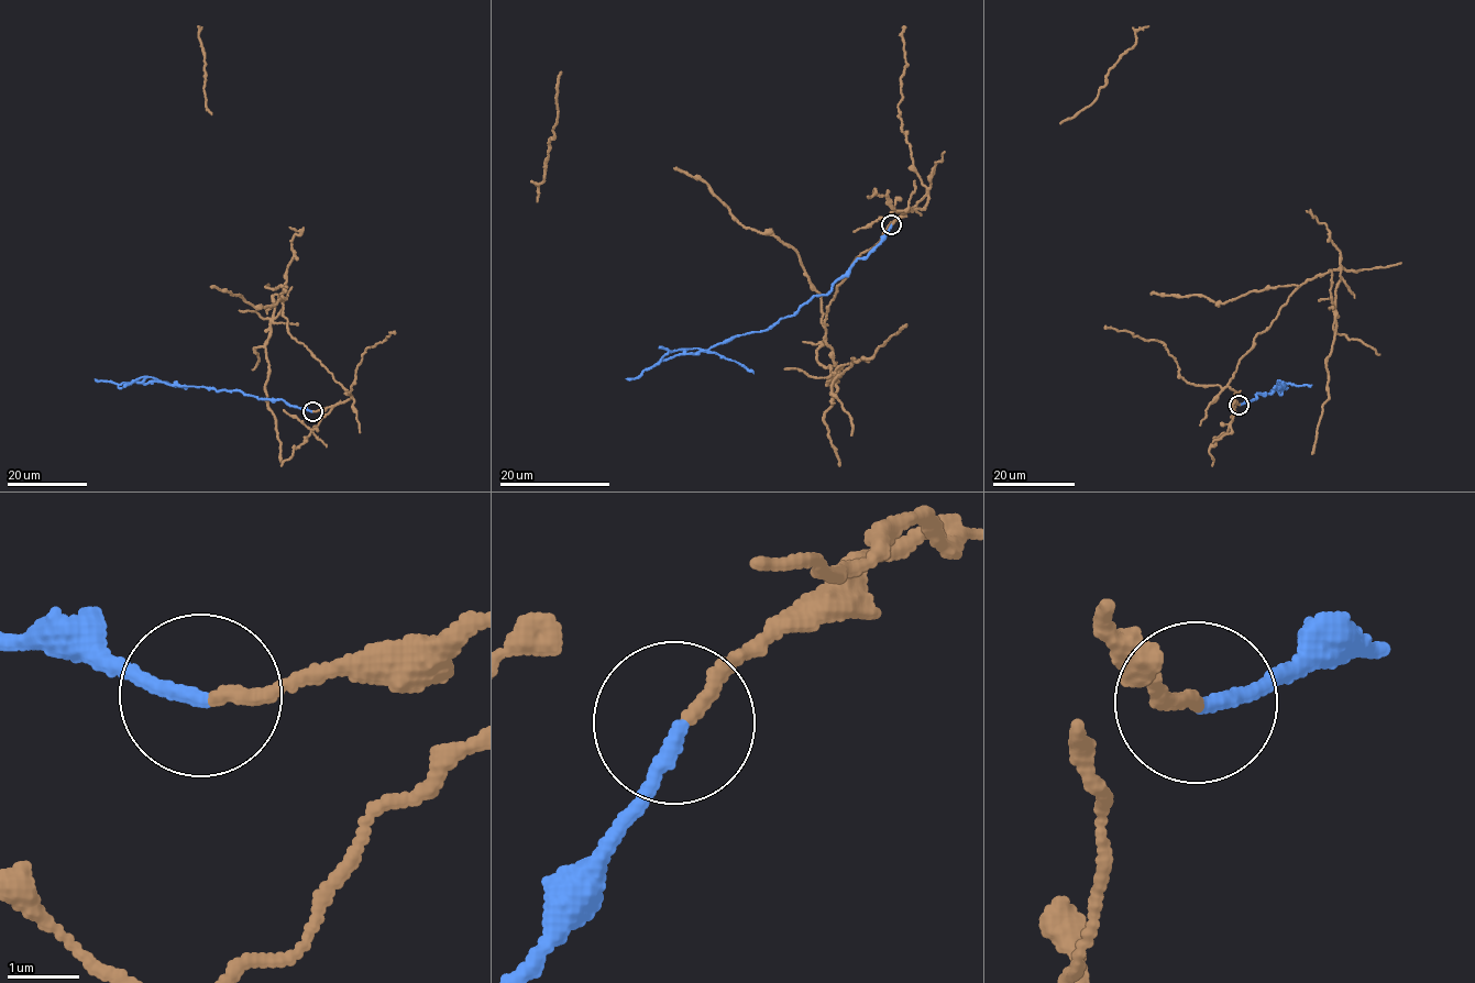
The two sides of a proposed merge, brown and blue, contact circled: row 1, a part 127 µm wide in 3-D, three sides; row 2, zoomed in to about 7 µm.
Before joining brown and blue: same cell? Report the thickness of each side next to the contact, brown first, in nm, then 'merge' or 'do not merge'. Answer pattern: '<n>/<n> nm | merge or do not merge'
180/190 nm | do not merge

